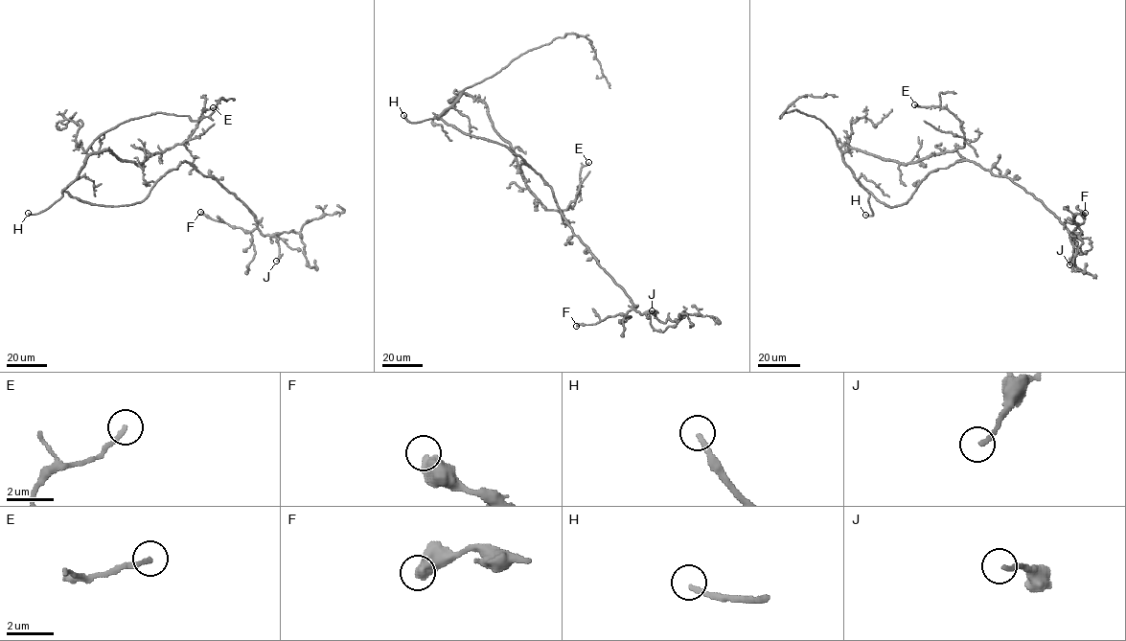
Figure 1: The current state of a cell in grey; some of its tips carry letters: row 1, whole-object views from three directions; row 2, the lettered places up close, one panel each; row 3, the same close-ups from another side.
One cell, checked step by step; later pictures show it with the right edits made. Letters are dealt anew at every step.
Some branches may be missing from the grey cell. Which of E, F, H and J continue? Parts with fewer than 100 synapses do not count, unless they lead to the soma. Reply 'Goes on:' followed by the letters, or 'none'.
Goes on: H

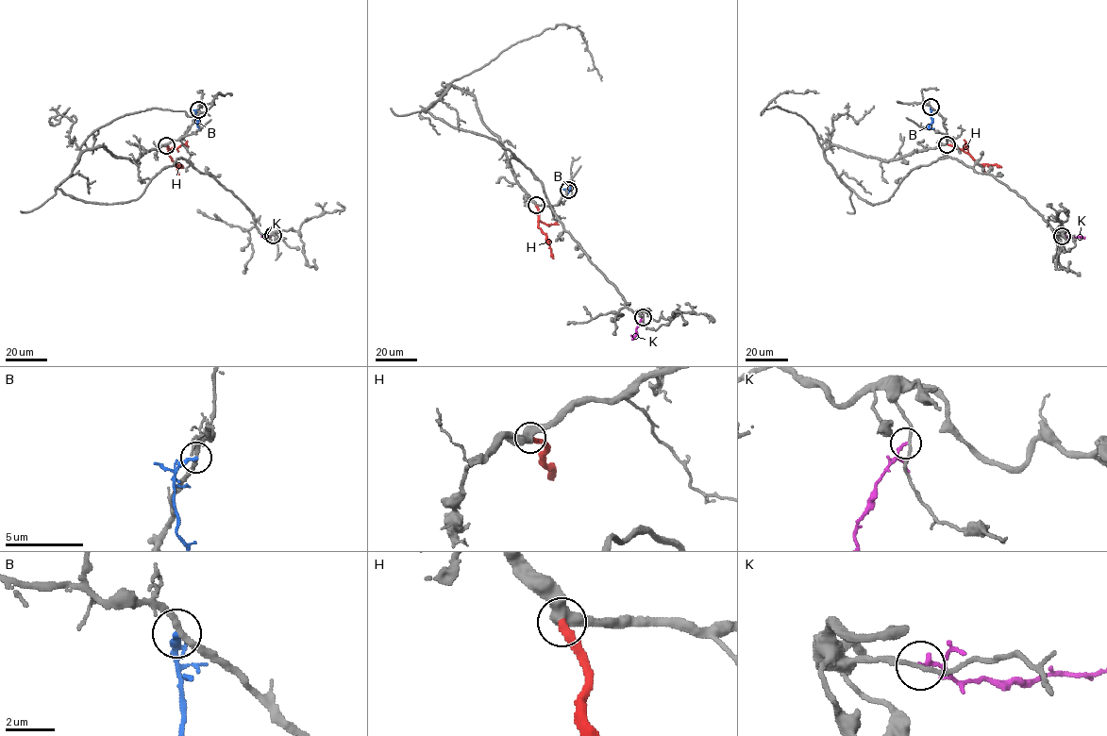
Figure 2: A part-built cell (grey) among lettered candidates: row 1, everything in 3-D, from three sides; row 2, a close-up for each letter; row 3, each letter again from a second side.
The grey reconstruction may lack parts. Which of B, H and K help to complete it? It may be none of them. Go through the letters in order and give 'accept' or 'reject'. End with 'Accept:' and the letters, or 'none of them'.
B: reject
H: accept
K: reject
Accept: H

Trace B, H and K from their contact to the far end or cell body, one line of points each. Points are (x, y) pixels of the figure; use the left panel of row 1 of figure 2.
B: (199, 109), (195, 111), (198, 129)
H: (166, 145), (168, 155), (183, 168)
K: (273, 235), (261, 235)

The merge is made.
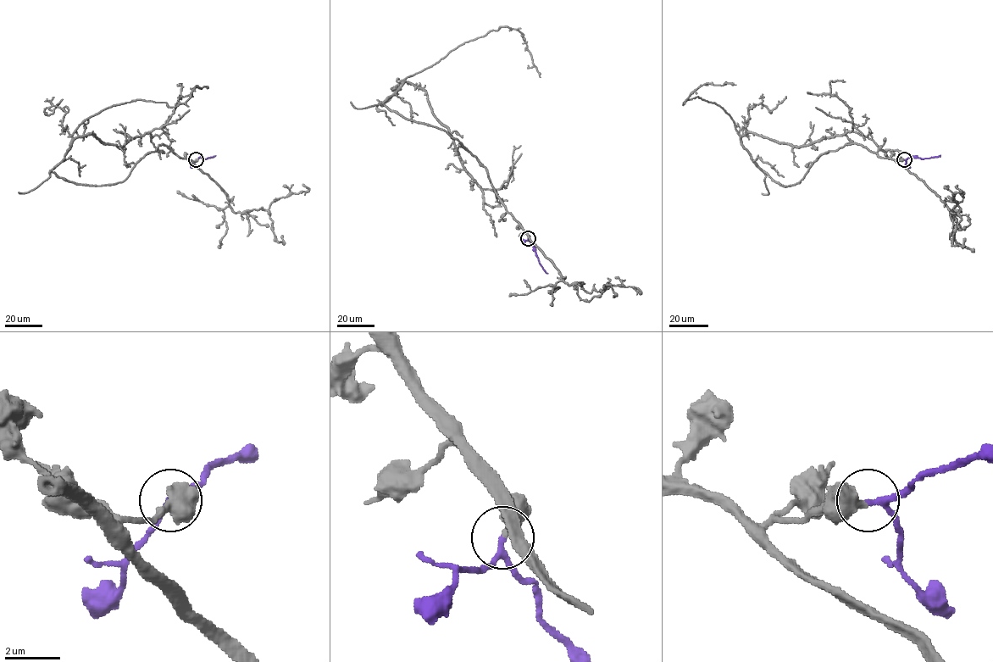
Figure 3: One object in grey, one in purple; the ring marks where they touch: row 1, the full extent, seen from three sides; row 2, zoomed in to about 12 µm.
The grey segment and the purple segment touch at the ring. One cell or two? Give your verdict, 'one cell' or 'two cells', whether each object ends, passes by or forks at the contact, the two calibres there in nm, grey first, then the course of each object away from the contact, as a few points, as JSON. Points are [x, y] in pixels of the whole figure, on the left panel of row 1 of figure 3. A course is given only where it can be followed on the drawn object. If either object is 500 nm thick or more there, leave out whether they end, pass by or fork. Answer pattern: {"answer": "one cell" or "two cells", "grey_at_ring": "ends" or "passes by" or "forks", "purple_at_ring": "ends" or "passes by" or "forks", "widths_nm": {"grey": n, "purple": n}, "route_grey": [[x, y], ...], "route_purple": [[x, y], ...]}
{"answer": "one cell", "grey_at_ring": "ends", "purple_at_ring": "passes by", "widths_nm": {"grey": 480, "purple": 190}, "route_grey": [[196, 159], [158, 145], [124, 180], [102, 186], [50, 171], [77, 137], [121, 147], [164, 125], [179, 85]], "route_purple": [[196, 159], [215, 155]]}

